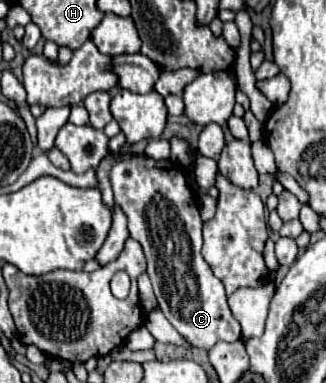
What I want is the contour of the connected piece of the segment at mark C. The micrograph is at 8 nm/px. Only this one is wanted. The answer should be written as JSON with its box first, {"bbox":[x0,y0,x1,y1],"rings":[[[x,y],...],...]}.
{"bbox":[110,157,240,349],"rings":[[[150,157],[142,159],[128,159],[118,161],[110,175],[114,185],[114,201],[126,213],[130,237],[136,239],[146,255],[148,261],[148,275],[154,287],[154,295],[166,319],[172,327],[190,341],[192,347],[212,349],[218,341],[238,341],[240,339],[240,325],[228,309],[226,291],[218,277],[214,277],[208,263],[202,259],[202,219],[198,213],[198,205],[194,201],[192,191],[188,189],[186,177],[170,163],[170,161],[154,161]]]}

